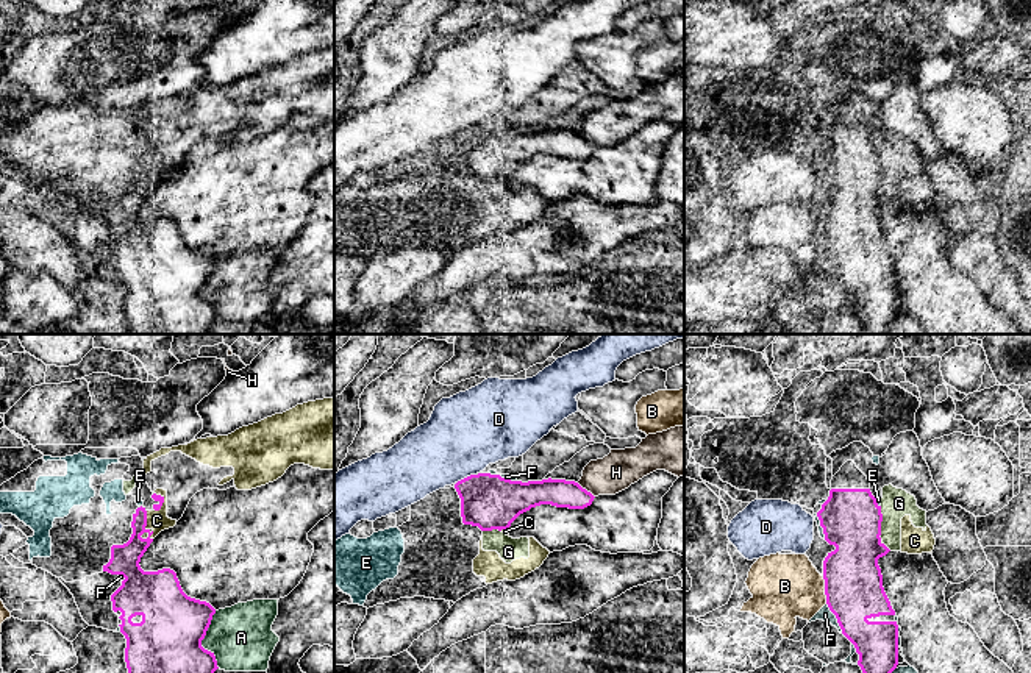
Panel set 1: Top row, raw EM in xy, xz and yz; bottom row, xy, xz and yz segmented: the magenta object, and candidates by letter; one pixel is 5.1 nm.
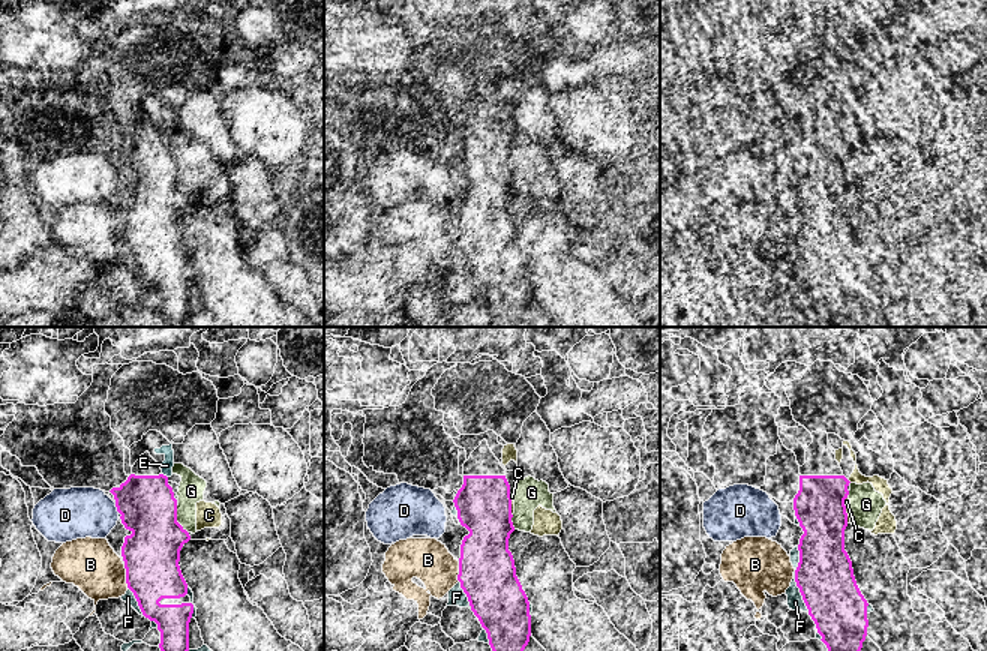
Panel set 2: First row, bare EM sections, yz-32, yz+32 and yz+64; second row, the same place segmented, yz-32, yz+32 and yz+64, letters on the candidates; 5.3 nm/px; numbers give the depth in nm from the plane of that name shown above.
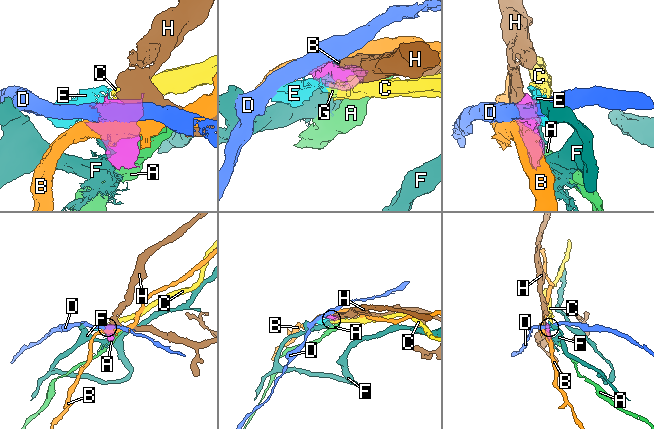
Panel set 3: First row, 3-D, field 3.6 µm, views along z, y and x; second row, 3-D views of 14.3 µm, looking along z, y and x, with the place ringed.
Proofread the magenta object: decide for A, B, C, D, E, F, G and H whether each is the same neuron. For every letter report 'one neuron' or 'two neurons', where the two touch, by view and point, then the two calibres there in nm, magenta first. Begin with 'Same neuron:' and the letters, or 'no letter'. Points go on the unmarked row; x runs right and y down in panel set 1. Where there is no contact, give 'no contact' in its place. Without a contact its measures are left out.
Same neuron: no letter
A: two neurons | xy (202, 289) | 400/320 nm
B: two neurons | yz (825, 241) | 300/340 nm
C: two neurons | xy (146, 170) | 150/110 nm
D: two neurons | xz (466, 128) | 280/400 nm
E: two neurons | yz (877, 153) | 300/30 nm
F: two neurons | yz (836, 267) | 300/70 nm
G: two neurons | yz (880, 174) | 300/160 nm
H: two neurons | xz (585, 139) | 140/200 nm

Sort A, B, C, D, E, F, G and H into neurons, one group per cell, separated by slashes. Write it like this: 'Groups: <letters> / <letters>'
Groups: A / B / C E G / D / F / H

